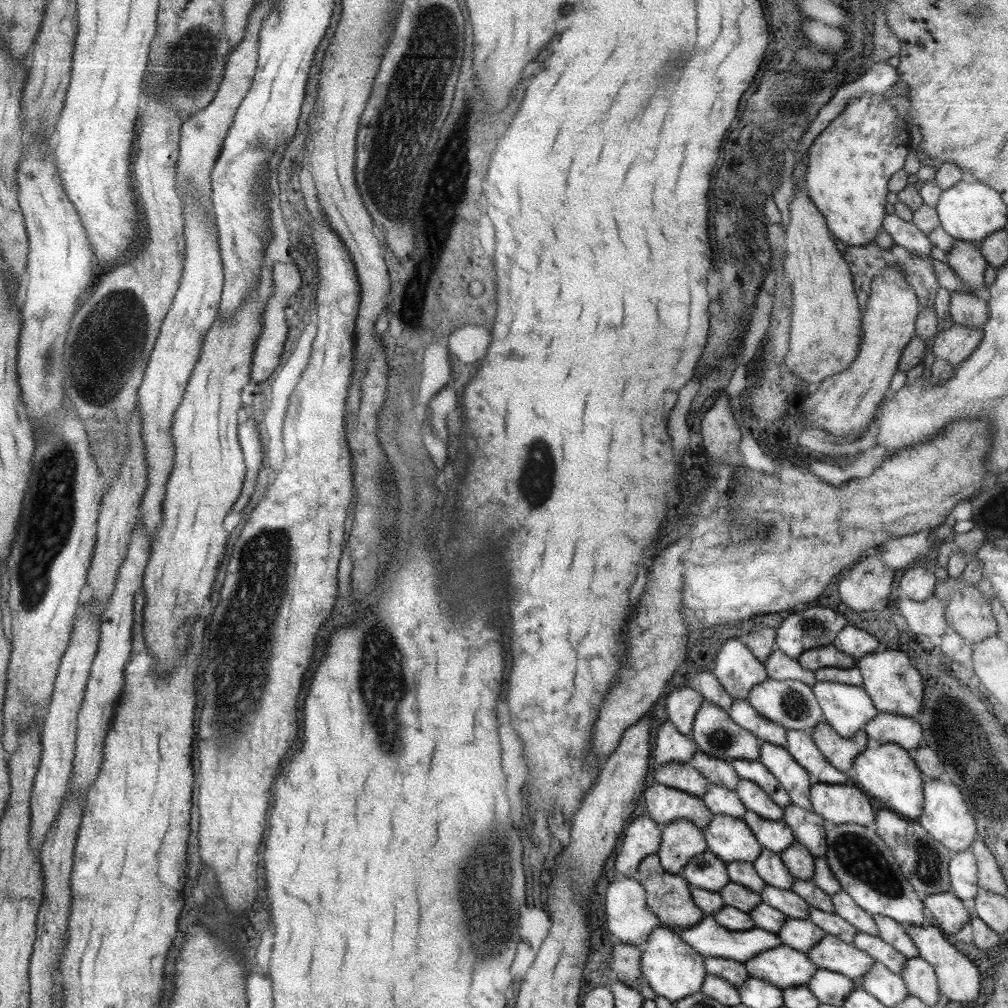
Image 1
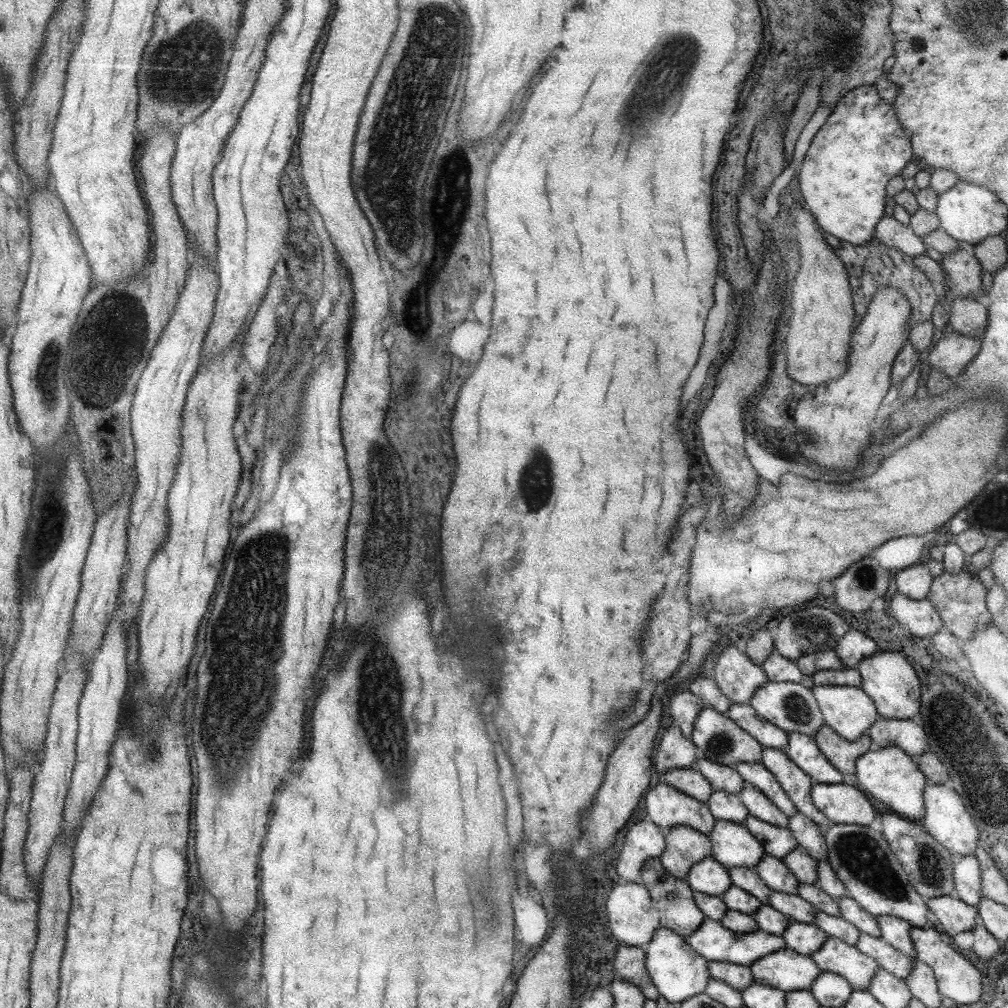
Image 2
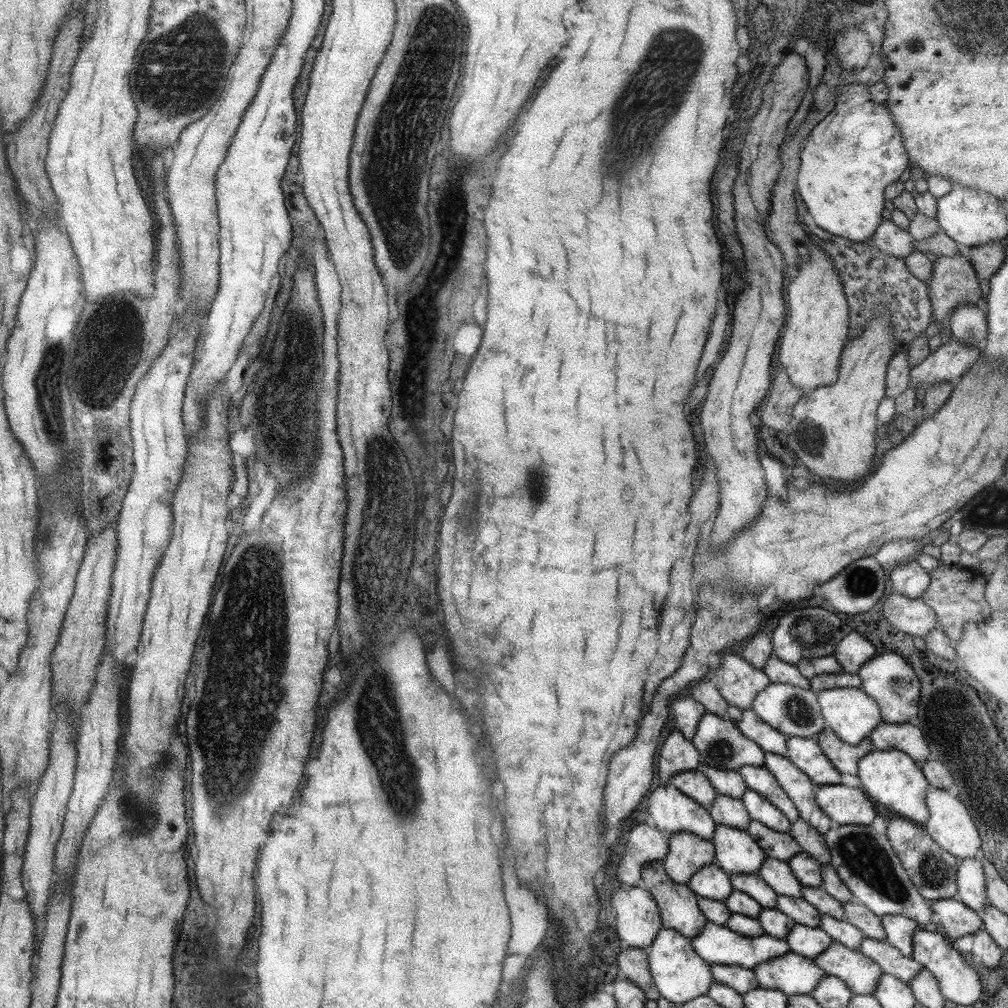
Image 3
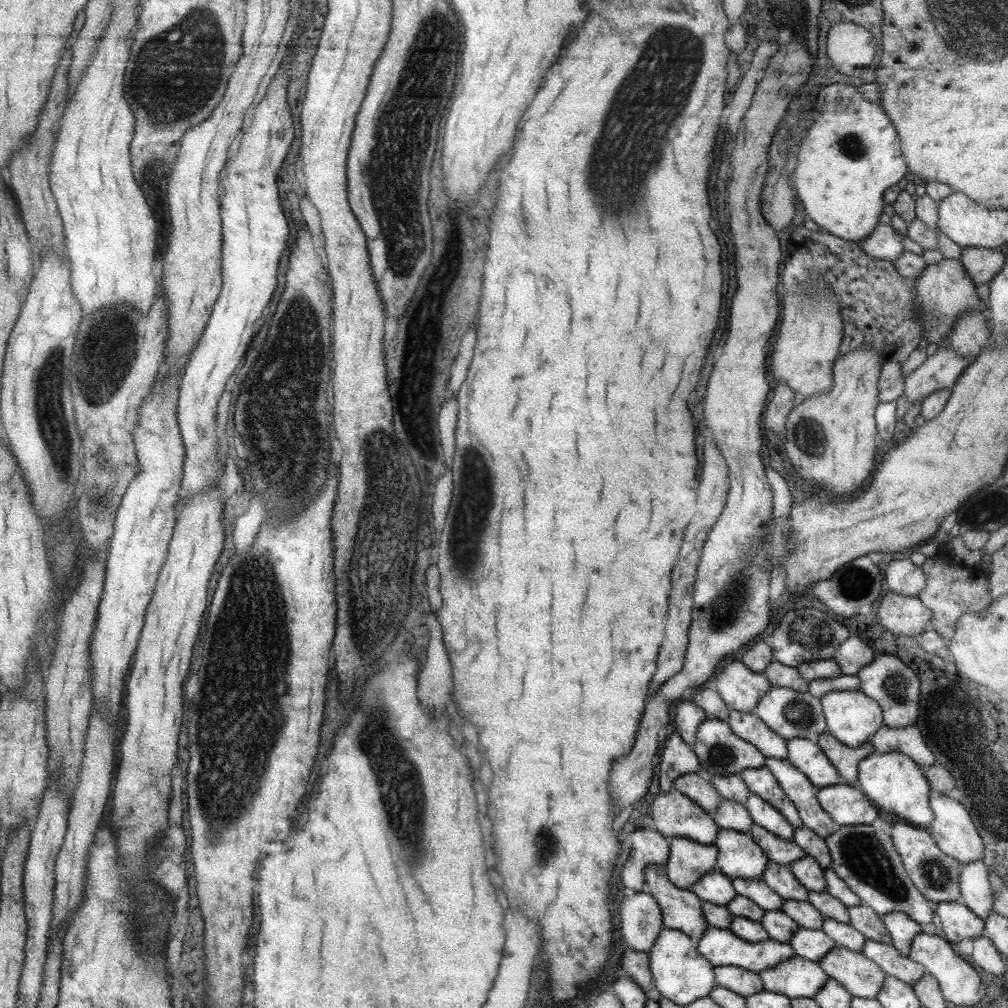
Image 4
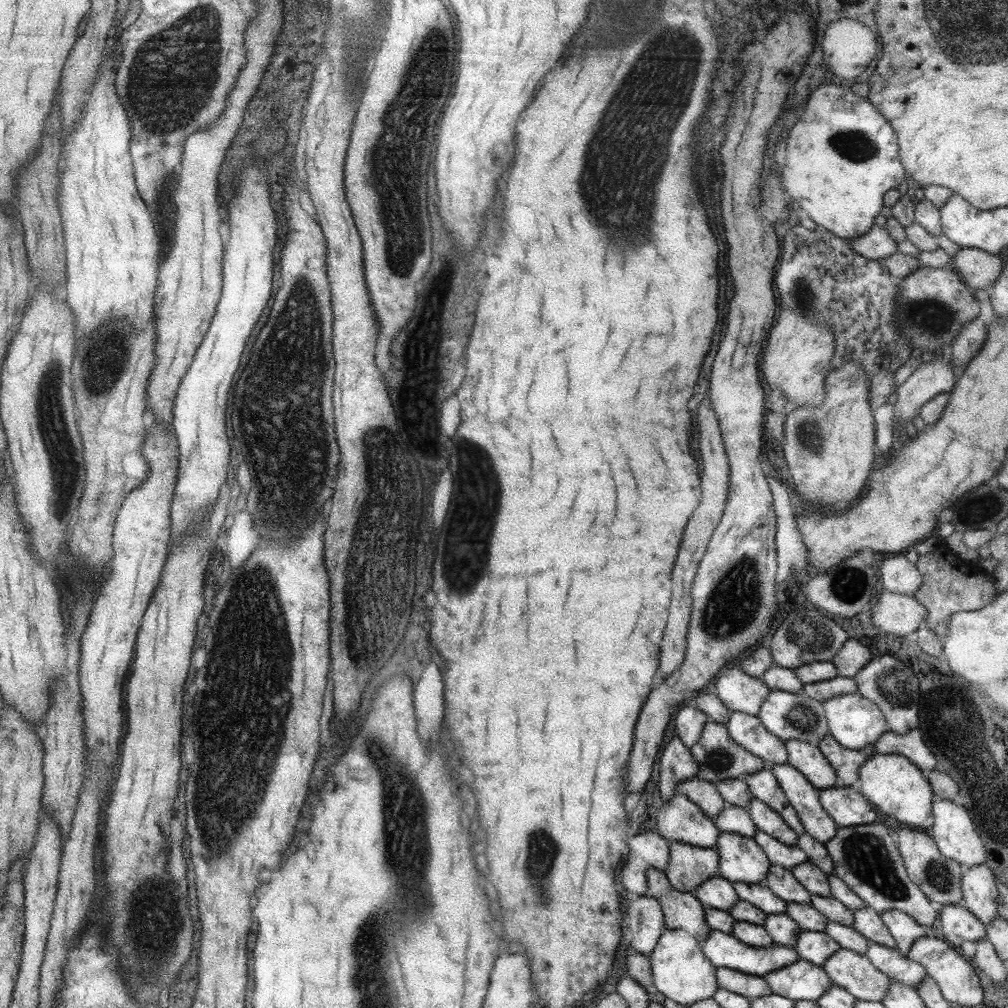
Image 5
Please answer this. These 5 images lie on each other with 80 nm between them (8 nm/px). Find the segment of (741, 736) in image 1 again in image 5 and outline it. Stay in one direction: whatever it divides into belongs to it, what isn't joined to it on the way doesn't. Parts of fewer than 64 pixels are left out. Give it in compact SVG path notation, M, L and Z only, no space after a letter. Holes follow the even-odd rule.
M705 722L699 740L689 749L693 760L699 767L696 777L714 784L718 780L740 778L745 774L757 772L768 766L764 760L753 756L750 752L738 746L736 742L733 742L733 740L729 738L727 728L724 724Z

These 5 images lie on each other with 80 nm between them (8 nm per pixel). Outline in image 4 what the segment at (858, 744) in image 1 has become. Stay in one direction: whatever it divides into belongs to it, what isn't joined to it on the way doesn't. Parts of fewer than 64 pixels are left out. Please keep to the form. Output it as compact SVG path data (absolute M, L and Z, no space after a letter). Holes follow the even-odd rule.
M827 732L821 733L816 743L835 767L837 774L845 780L845 784L857 779L859 762L873 752L870 741L865 741L857 748L851 748L841 744Z

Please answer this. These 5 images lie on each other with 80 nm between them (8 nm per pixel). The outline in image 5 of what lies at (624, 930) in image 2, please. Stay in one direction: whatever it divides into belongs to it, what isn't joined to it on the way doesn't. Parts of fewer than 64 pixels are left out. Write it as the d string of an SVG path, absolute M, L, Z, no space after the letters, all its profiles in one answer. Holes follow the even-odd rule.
M641 895L626 909L625 926L631 933L632 952L648 956L666 929L661 905L649 896Z

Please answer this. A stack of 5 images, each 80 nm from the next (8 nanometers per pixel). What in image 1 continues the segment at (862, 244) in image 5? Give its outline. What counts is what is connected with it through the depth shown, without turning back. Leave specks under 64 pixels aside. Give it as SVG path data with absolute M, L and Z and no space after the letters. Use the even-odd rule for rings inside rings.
M887 214L882 220L882 229L889 232L893 245L901 246L911 254L928 256L932 248L927 235L923 234L911 221L903 221L895 214Z

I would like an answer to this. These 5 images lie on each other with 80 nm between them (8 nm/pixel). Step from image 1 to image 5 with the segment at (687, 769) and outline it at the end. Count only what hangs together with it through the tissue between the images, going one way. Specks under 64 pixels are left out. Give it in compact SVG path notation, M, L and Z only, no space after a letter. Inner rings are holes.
M696 776L678 782L676 792L685 795L710 819L717 816L725 806L725 802L717 792L715 784L701 780Z

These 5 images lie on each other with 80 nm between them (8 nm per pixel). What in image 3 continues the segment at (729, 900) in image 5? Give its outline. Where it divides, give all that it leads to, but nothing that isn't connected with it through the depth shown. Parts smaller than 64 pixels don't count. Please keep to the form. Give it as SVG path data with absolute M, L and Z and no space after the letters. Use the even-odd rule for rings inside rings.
M714 863L706 864L694 872L686 885L696 896L719 901L724 901L734 889L730 875Z

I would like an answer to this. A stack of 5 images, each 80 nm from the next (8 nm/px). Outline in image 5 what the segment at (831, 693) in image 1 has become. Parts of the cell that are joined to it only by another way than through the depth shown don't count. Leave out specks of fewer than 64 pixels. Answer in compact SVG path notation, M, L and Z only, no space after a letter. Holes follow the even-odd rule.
M858 693L833 696L822 702L827 724L827 734L831 735L837 744L849 750L862 750L868 744L873 745L882 732L888 730L883 713L875 704L869 702Z

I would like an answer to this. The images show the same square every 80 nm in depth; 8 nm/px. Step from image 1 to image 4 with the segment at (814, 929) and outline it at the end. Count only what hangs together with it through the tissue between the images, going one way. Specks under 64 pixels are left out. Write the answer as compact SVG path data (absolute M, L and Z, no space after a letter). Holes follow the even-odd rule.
M797 927L792 939L788 942L793 949L793 954L800 958L817 963L834 947L834 942L822 929L809 930Z

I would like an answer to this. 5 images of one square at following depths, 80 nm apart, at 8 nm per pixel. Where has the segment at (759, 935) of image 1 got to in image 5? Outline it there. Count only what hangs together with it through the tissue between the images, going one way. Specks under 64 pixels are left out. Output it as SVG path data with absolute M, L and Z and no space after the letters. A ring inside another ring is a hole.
M710 929L710 933L702 943L701 950L703 956L705 956L715 968L724 966L737 972L744 972L745 974L760 977L773 970L789 966L798 959L793 947L779 946L779 944L773 942L769 946L747 946L747 944L743 944L736 938L733 938L733 935L713 929Z

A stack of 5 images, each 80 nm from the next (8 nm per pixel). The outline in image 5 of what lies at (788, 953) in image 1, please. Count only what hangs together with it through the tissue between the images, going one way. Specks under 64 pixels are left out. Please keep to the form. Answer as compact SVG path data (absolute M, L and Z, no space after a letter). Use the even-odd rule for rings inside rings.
M803 959L762 976L773 994L797 1000L816 1001L831 985L821 966Z

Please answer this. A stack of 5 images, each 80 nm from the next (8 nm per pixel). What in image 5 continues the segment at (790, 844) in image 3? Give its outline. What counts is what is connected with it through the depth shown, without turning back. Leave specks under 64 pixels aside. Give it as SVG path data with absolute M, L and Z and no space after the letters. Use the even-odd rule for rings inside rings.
M756 830L752 838L759 848L765 853L770 864L789 869L796 864L808 860L807 855L795 844L781 844L778 840L767 836L765 832Z

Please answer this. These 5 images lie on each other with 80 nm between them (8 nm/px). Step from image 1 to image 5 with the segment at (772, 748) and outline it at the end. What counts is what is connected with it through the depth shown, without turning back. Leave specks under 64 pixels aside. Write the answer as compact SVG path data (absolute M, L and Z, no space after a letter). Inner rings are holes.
M785 764L768 765L784 792L789 805L797 813L804 832L813 840L825 844L835 836L837 824L821 808L818 800L819 789L792 766Z

